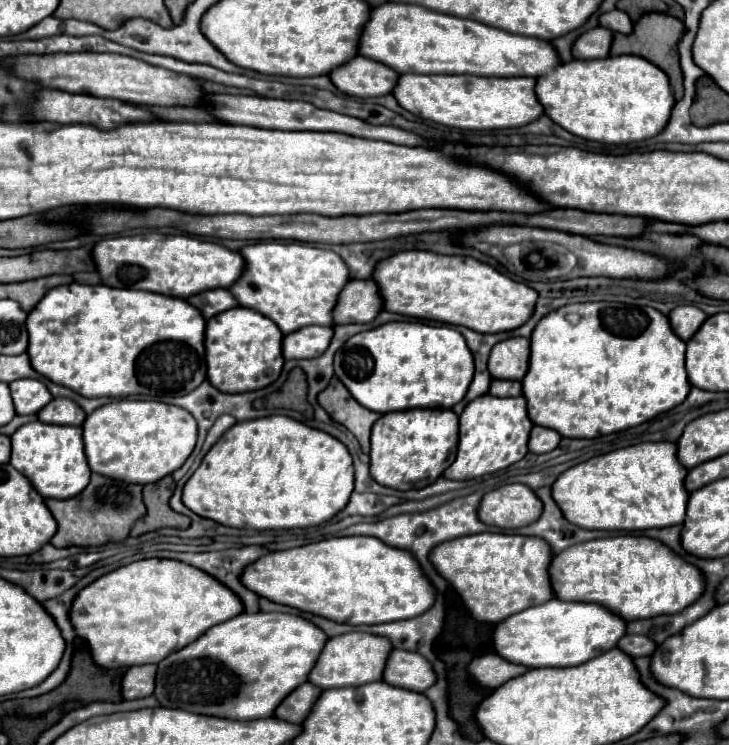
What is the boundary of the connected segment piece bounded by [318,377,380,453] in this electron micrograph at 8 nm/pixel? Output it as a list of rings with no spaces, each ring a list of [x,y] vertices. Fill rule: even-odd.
[[[336,377],[330,381],[330,385],[322,393],[318,393],[318,403],[336,423],[342,423],[358,439],[362,451],[368,453],[370,429],[380,415],[376,411],[362,407],[358,401],[354,401],[354,397]]]

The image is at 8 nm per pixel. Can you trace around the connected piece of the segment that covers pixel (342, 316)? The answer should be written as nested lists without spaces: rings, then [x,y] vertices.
[[[352,279],[338,295],[338,303],[332,311],[334,325],[370,323],[382,309],[378,287],[372,279]]]

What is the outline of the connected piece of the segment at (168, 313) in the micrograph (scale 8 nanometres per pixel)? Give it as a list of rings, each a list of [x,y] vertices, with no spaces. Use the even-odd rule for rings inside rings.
[[[80,283],[50,289],[42,297],[42,303],[38,303],[26,317],[28,355],[34,369],[46,379],[84,397],[146,395],[164,399],[194,391],[206,379],[204,327],[206,321],[202,313],[184,299],[150,291],[126,291],[106,285]]]

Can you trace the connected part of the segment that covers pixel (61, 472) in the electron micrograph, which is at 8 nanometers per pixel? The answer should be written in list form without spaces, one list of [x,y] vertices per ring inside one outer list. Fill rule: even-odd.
[[[42,421],[26,423],[12,435],[12,459],[10,465],[18,469],[42,497],[66,499],[76,497],[90,483],[90,467],[84,455],[82,427],[70,425],[46,425]]]

